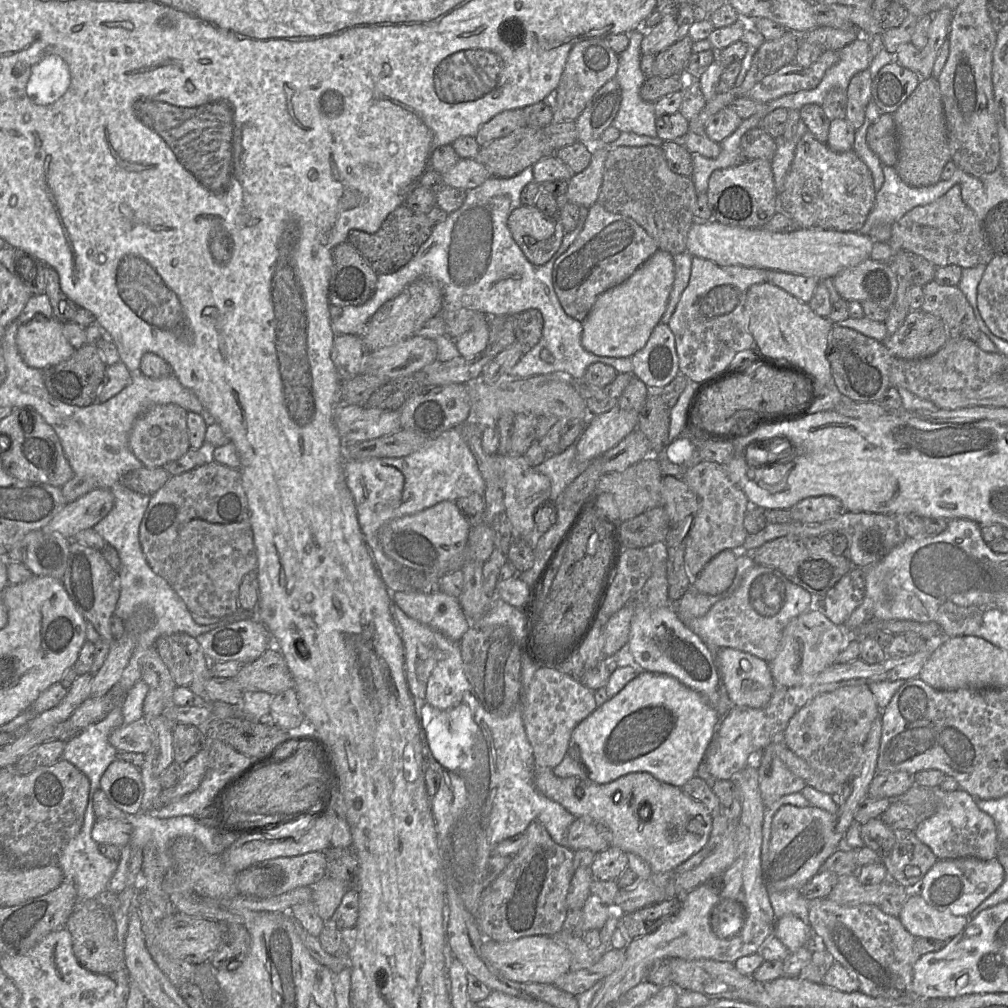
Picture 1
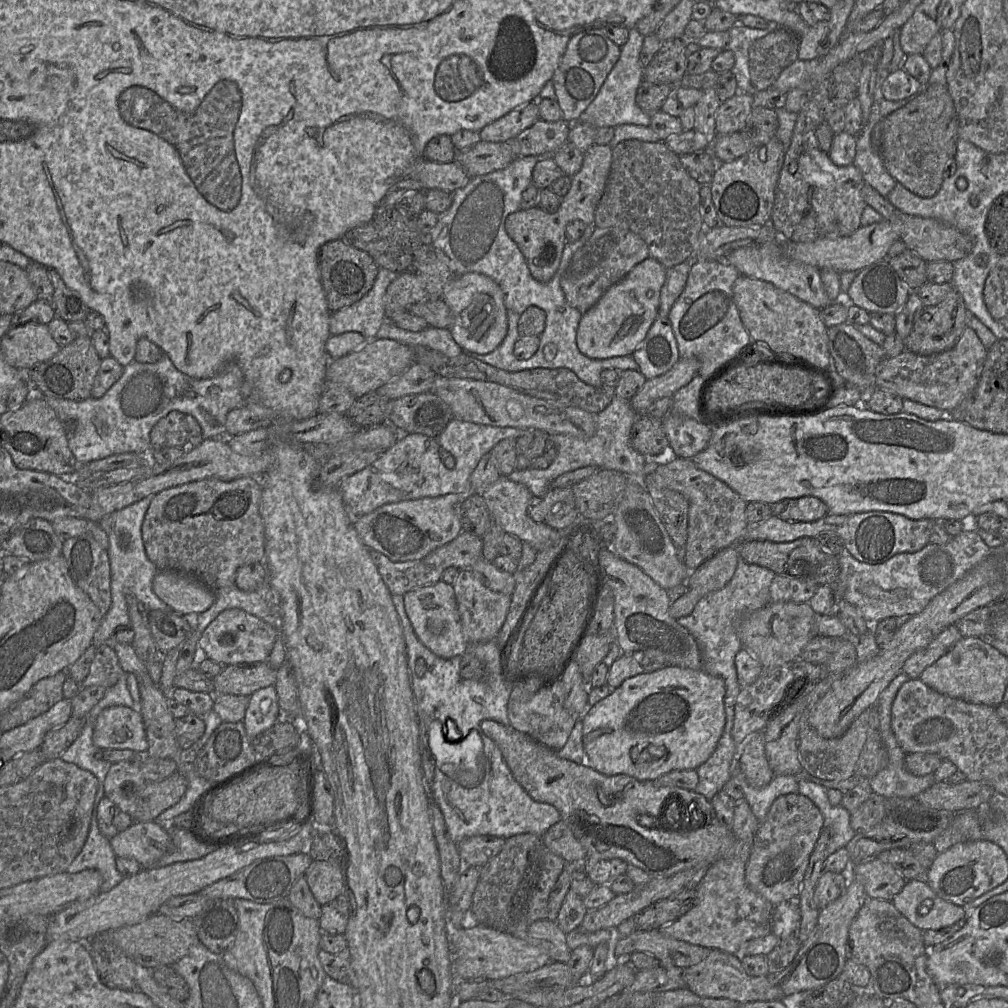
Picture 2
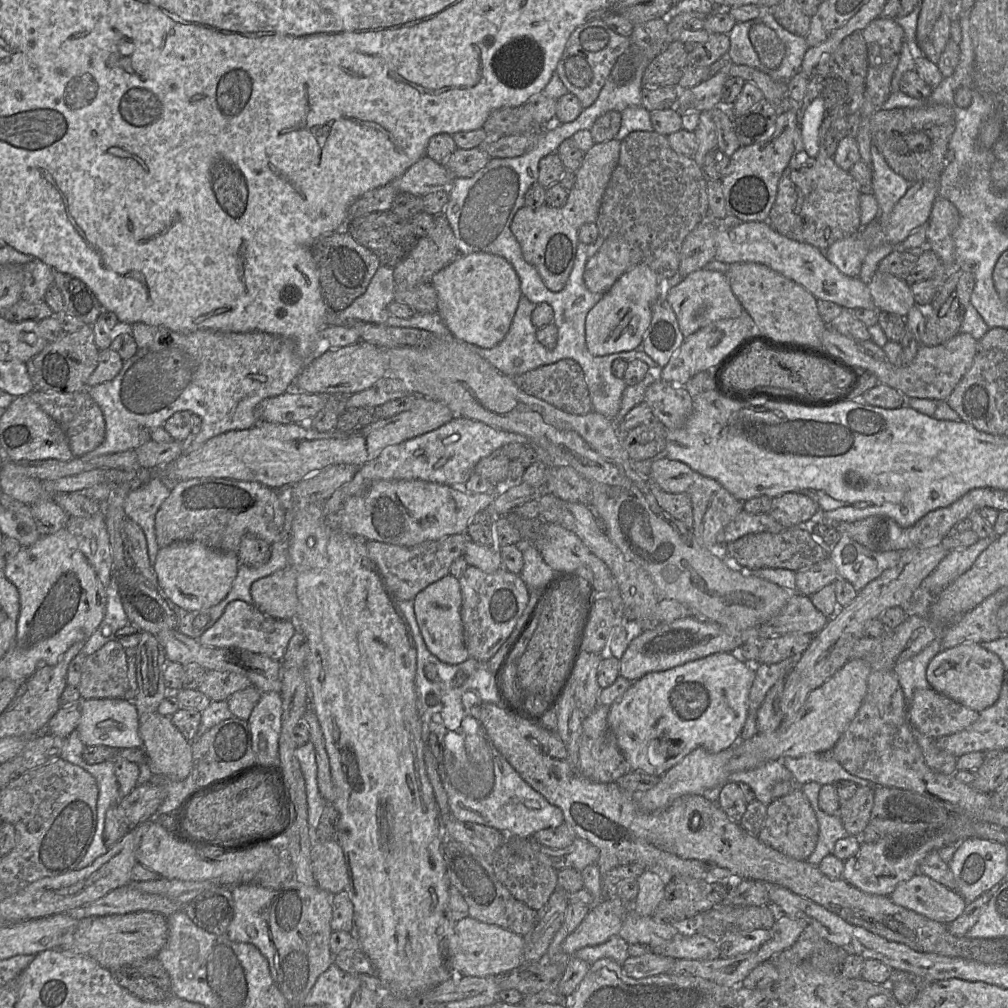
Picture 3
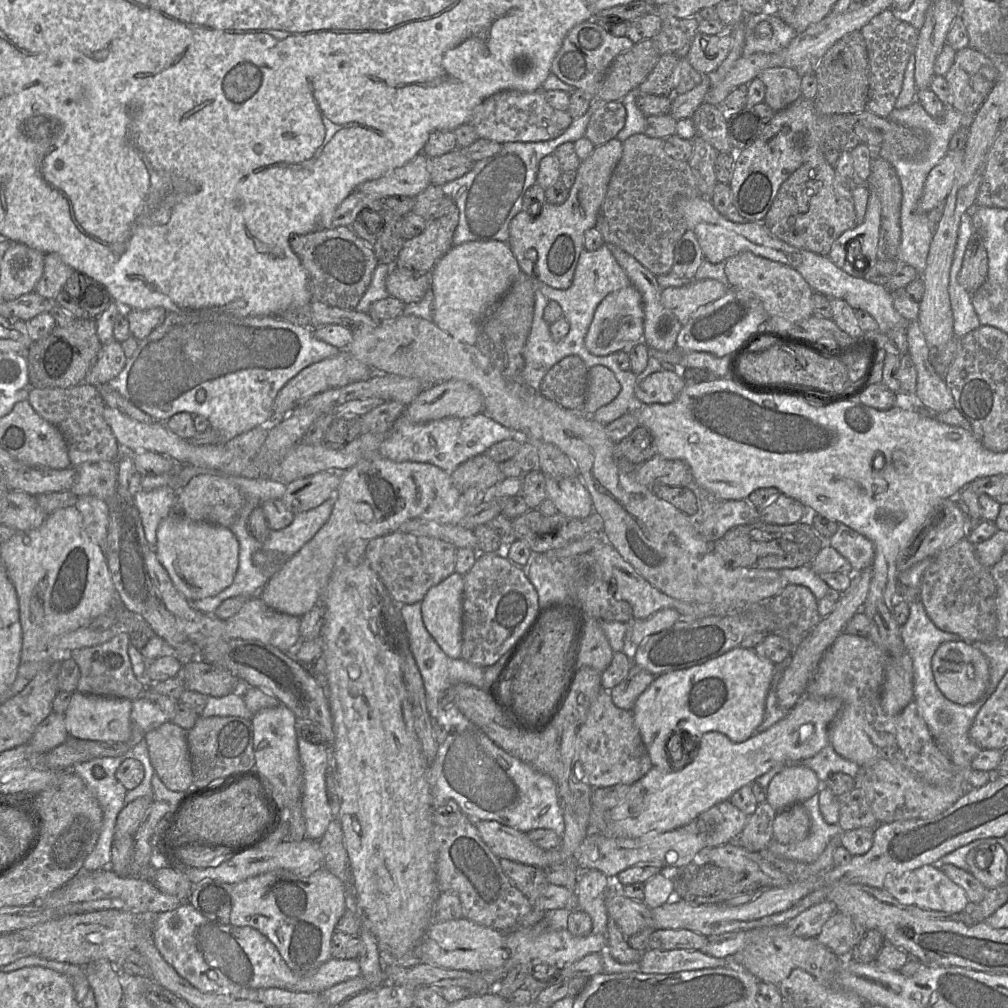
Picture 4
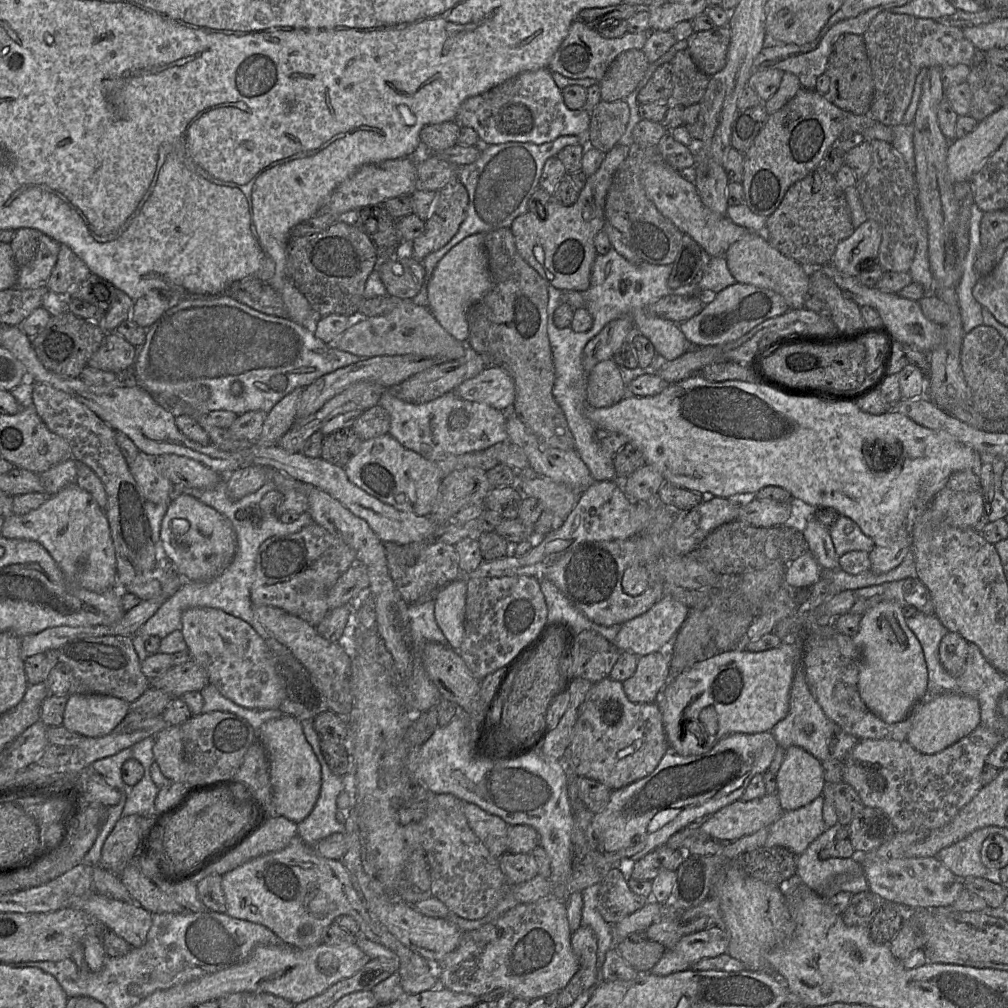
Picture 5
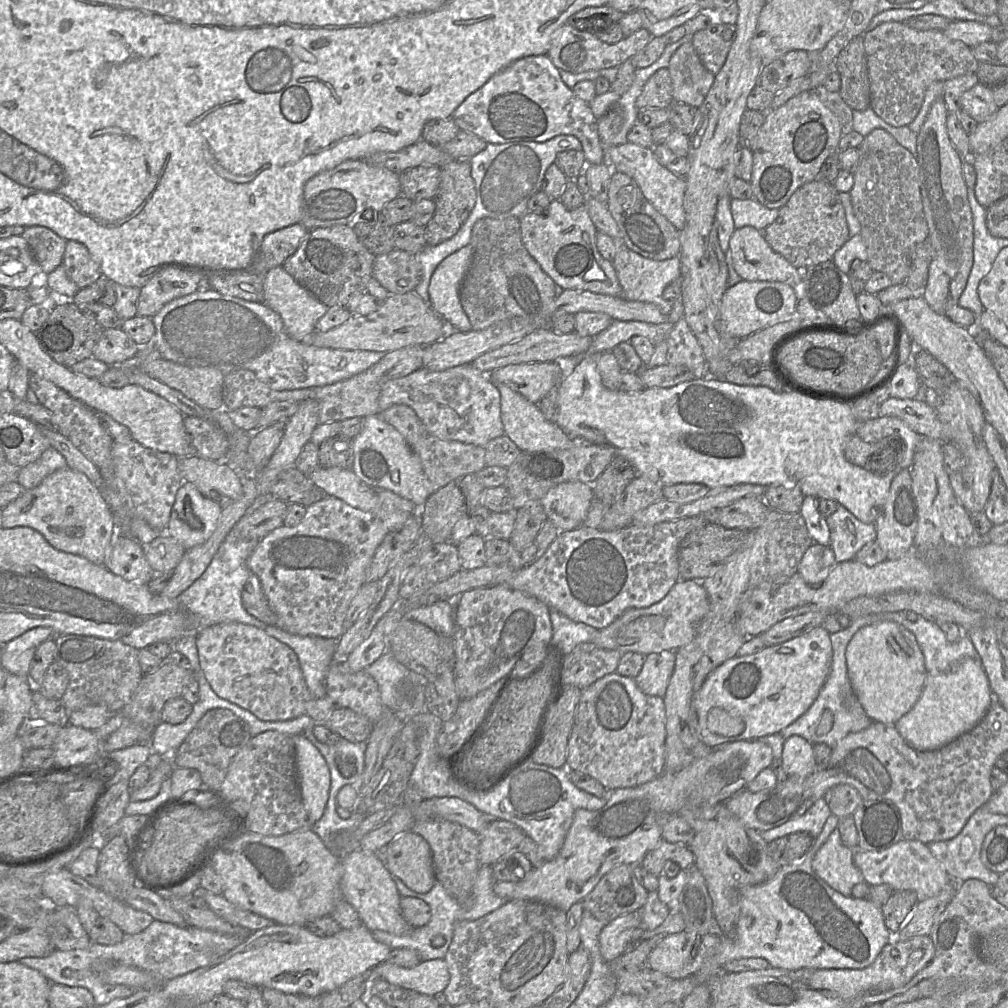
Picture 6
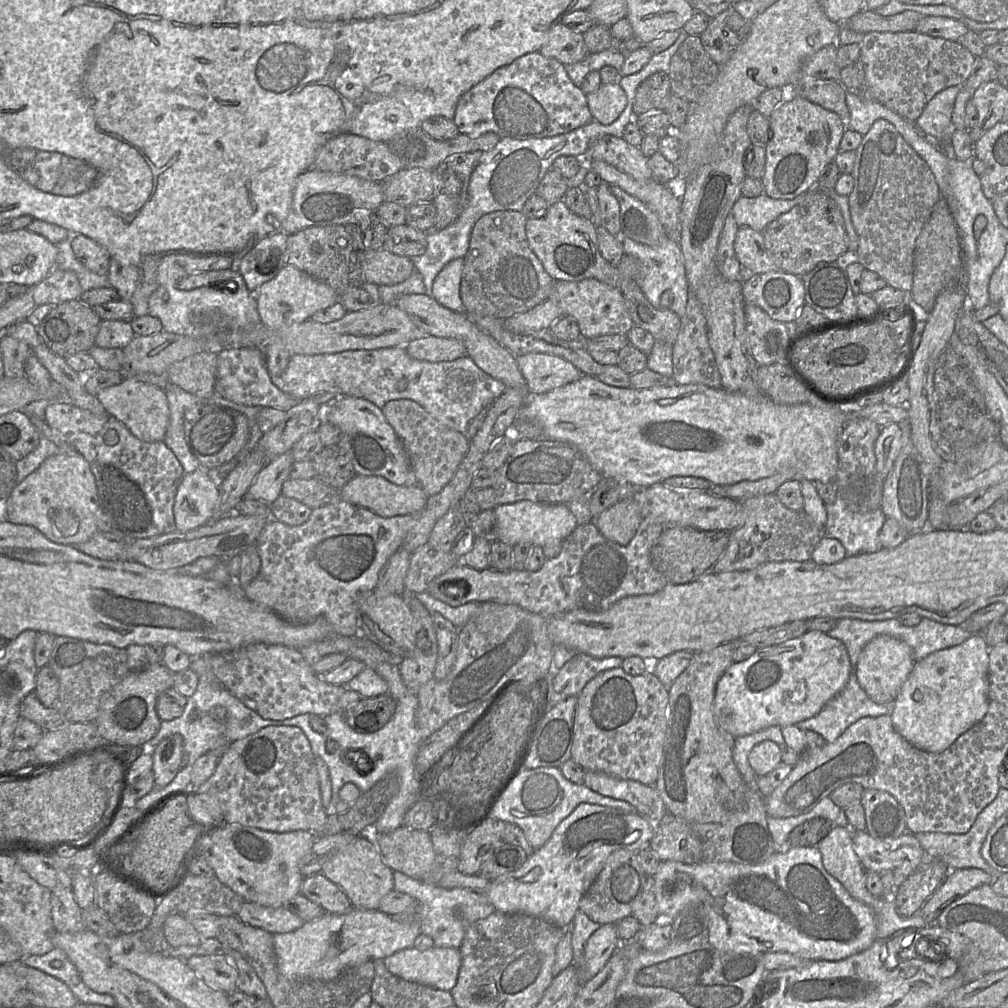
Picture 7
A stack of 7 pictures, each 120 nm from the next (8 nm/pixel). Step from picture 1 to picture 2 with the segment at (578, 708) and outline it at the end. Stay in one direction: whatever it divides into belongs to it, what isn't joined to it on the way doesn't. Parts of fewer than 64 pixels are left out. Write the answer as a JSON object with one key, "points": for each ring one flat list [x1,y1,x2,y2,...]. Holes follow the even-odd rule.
{"points":[[525,682,514,684,508,702,508,717,510,725,547,748,558,752,562,749,577,722,565,707,565,690,563,682,541,687,536,693,525,692]]}

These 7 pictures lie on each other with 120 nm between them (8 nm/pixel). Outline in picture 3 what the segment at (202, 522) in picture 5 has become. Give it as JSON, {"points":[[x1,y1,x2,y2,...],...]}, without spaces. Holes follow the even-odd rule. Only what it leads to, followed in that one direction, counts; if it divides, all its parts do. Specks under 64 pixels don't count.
{"points":[[179,541,159,548,154,563,158,589,173,606,188,611,202,611,222,601,231,589,238,567,238,553,212,549,196,541]]}

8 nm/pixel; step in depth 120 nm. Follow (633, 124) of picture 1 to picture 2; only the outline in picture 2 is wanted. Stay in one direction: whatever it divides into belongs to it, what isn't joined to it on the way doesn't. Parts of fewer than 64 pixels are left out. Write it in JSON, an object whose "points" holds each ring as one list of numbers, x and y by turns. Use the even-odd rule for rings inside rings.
{"points":[[636,27,629,29,629,38,621,47,618,61,606,77,594,100,579,115,576,122,589,123,596,128,605,126,615,128,622,124,650,126,651,114,642,110,636,103,638,87,644,81,644,67,640,59,644,37]]}

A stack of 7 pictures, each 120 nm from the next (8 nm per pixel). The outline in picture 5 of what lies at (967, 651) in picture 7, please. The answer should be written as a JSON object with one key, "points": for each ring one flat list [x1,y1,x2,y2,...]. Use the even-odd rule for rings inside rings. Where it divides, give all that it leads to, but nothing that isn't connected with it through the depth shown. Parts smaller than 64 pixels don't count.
{"points":[[946,693,919,705,912,720,906,741,922,754,936,754,972,733,980,724,980,705,977,699,961,694]]}

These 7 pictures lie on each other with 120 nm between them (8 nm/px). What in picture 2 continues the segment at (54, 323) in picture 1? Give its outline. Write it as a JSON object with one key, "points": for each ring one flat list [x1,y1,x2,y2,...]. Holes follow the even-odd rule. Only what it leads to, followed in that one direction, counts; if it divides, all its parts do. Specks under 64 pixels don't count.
{"points":[[27,322,12,326,1,340,5,361,19,370,30,370,52,358,60,348,48,326,41,323]]}

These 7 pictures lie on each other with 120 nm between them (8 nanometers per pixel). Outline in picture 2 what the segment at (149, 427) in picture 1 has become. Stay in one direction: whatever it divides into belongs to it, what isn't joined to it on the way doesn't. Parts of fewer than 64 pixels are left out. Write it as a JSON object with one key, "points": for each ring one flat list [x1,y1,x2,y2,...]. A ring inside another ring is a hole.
{"points":[[173,410,161,418,150,432,151,449,188,448,188,426,185,416,184,413]]}

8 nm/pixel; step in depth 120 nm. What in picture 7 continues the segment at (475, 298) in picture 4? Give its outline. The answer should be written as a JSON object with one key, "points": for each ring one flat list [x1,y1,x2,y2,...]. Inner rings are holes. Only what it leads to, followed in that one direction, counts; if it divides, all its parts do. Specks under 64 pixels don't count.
{"points":[[463,258,448,262,436,276,432,285,432,297,451,311,464,314,464,305,460,297]]}

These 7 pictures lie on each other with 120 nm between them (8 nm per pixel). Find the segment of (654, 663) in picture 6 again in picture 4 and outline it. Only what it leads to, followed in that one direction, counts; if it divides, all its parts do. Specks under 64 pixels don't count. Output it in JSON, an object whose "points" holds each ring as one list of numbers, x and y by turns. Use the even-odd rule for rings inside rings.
{"points":[[632,664,627,677,609,690,615,706,631,711,637,698,653,682,655,676,646,669]]}

